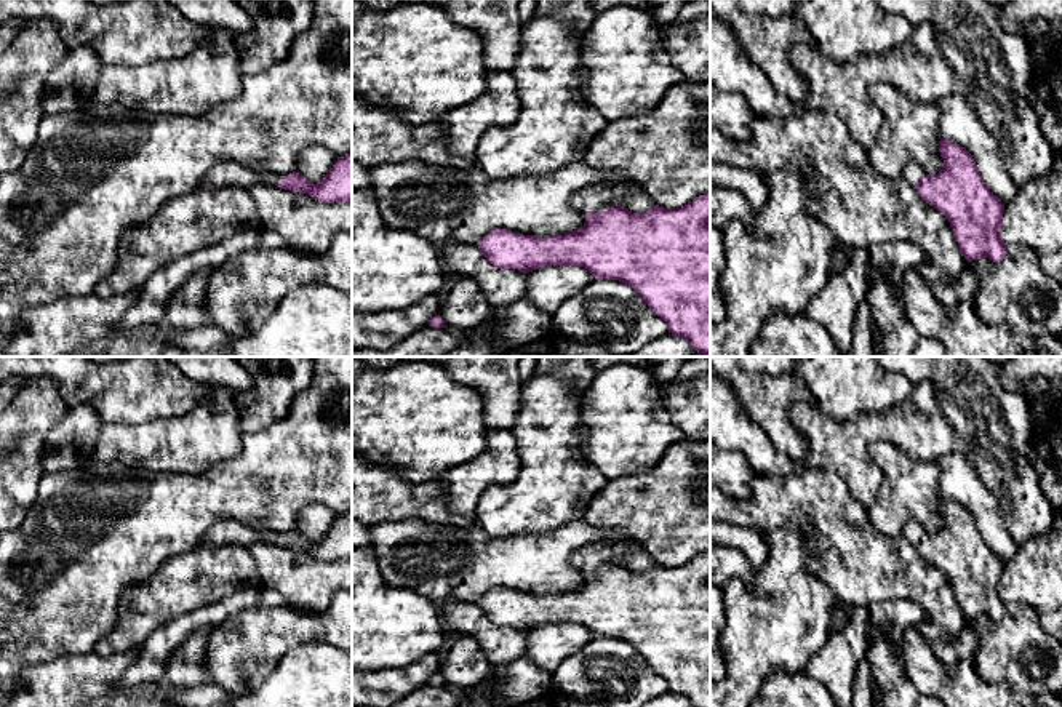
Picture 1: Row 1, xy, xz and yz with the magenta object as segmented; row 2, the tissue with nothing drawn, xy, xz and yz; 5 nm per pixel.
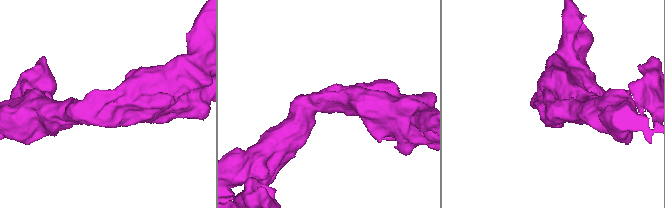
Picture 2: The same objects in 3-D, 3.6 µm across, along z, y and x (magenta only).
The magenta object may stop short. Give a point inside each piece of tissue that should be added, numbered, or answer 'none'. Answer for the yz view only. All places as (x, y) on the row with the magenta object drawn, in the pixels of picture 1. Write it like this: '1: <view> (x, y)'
1: yz (912, 173)

